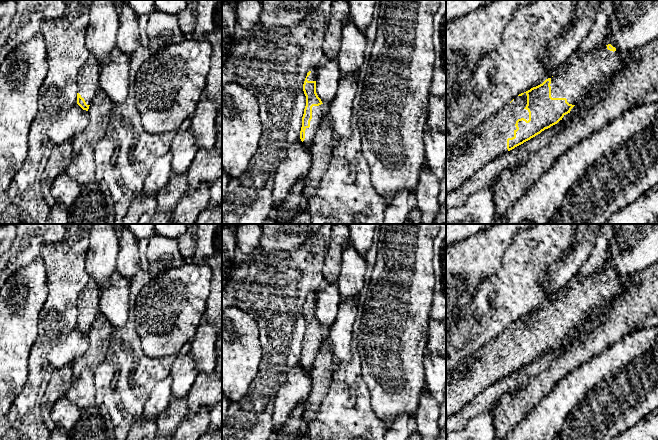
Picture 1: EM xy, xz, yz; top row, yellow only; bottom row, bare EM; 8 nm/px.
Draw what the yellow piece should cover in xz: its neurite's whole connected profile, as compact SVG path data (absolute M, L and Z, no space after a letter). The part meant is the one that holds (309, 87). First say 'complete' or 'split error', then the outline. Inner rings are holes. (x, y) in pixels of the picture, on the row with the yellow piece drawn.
split error; M316 70L307 73L303 91L306 96L306 106L302 117L300 139L310 150L314 135L320 126L321 118L326 112L326 106L316 93Z

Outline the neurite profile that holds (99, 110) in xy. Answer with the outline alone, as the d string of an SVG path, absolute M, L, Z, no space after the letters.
M99 88L88 109L87 127L84 131L74 135L70 141L73 156L77 155L83 147L93 147L105 137L113 105L114 103L107 94Z

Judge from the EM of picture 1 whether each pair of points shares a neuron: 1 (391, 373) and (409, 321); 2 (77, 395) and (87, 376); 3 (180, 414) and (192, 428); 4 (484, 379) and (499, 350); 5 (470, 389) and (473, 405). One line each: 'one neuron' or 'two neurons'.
1: one neuron
2: one neuron
3: two neurons
4: one neuron
5: two neurons

